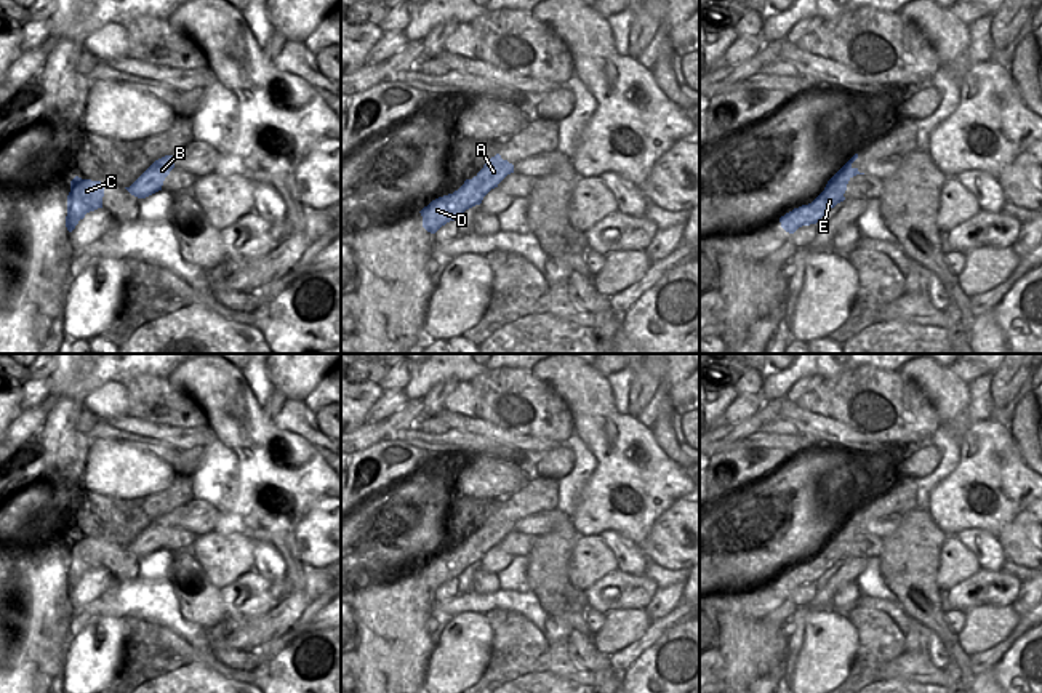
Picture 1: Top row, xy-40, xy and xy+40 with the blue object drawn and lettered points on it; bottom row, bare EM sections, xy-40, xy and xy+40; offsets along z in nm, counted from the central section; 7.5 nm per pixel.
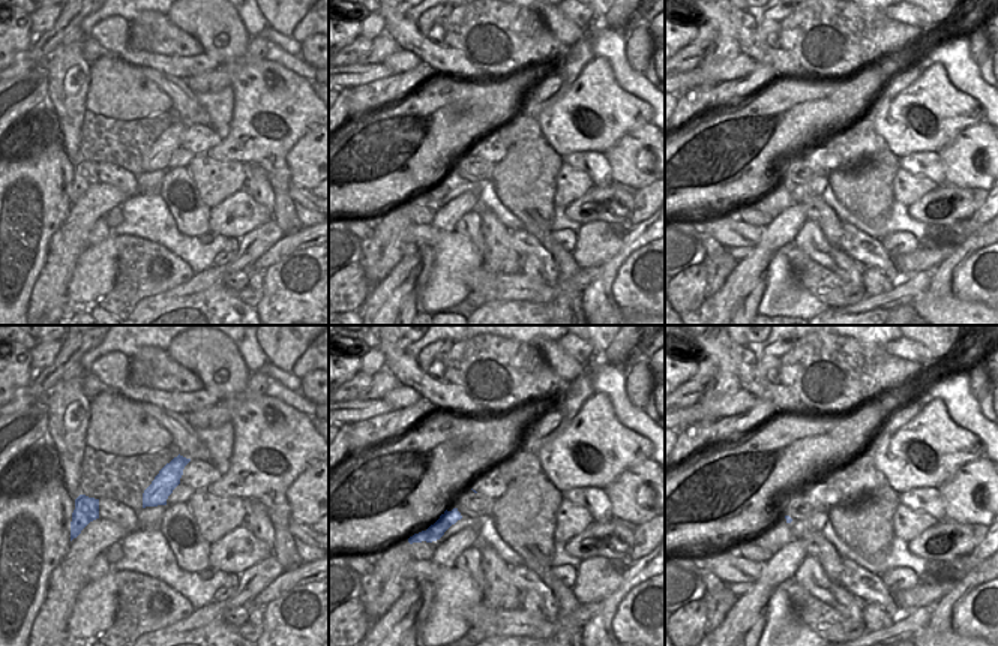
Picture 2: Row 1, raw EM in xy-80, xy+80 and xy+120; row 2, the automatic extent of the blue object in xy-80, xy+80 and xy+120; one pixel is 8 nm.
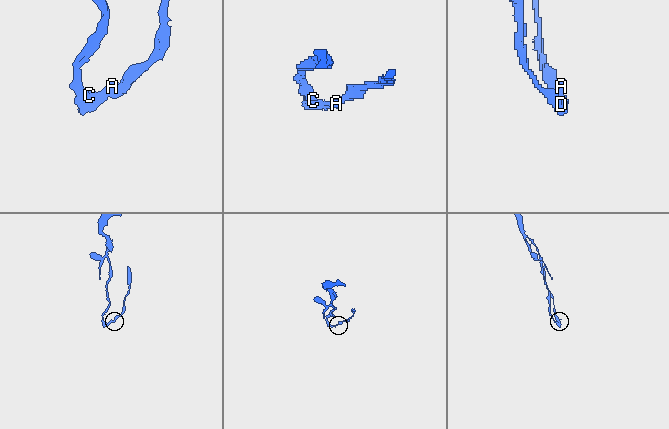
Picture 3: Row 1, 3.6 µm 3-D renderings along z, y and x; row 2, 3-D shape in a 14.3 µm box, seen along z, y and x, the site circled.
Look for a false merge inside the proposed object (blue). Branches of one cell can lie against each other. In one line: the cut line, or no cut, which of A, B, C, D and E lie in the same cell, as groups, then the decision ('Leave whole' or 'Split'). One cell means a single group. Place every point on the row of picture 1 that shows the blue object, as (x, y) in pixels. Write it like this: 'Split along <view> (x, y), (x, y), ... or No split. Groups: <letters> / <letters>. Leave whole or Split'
Split along xy (476, 176), (484, 196). Groups: A B / C D E. Split.

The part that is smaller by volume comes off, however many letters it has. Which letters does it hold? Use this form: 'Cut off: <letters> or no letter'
Cut off: A, B

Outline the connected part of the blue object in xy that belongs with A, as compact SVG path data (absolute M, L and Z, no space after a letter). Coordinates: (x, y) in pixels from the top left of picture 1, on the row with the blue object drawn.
M499 154L491 157L483 168L477 173L477 179L482 186L482 194L487 195L491 189L507 176L514 173L514 165L503 160Z

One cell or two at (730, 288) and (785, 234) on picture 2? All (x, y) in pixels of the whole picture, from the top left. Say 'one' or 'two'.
one

